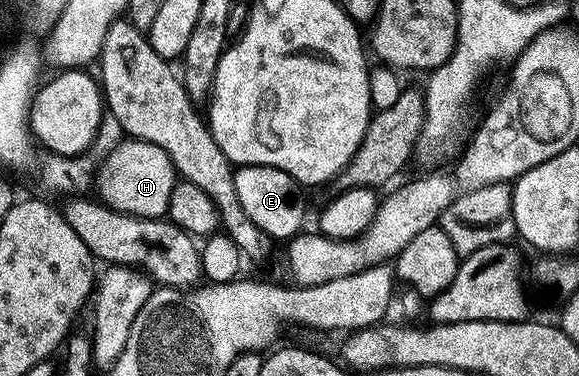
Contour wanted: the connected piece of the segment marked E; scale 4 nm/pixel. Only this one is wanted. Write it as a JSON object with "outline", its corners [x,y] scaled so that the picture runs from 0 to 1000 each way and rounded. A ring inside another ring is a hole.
{"outline":[[[418,436],[404,455],[406,516],[413,516],[413,548],[427,559],[427,580],[447,601],[473,641],[497,644],[522,614],[527,596],[527,521],[522,492],[503,463],[468,441]]]}

